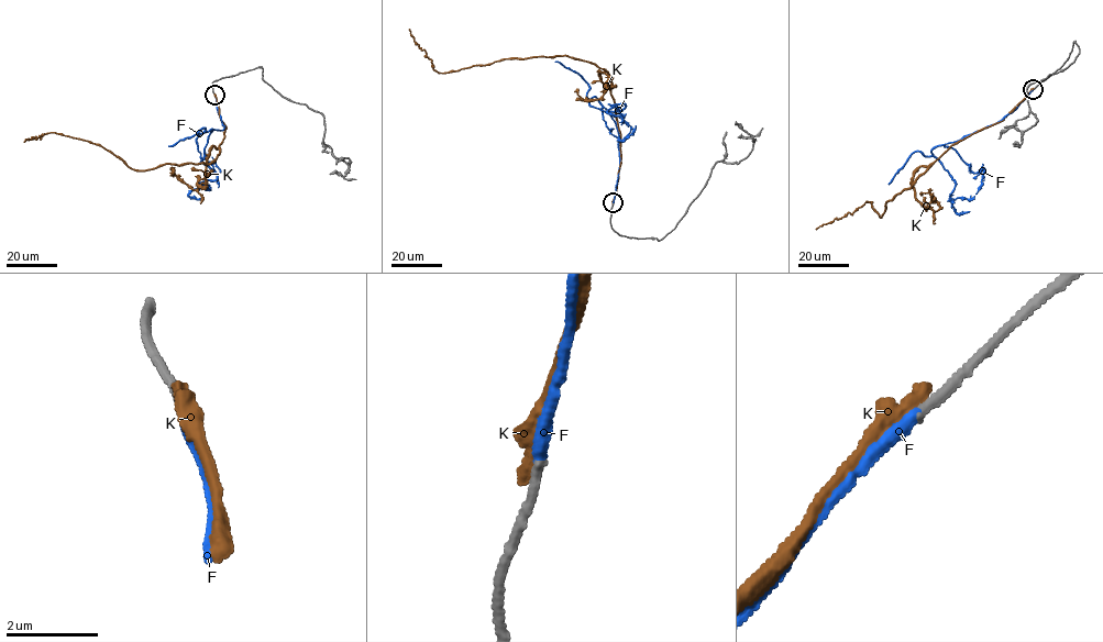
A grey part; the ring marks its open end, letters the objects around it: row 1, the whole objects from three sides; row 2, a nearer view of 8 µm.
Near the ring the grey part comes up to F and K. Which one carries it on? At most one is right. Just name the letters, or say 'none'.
F

